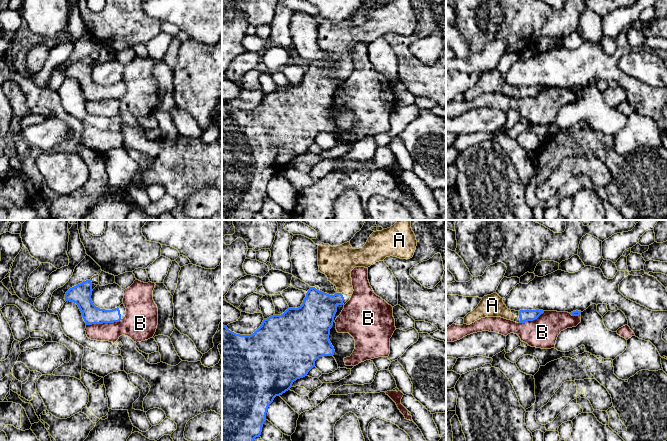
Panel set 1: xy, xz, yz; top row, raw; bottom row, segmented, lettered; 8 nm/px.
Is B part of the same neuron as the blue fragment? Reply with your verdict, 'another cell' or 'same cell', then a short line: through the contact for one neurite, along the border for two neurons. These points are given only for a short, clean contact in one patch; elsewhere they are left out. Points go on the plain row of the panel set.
another cell

